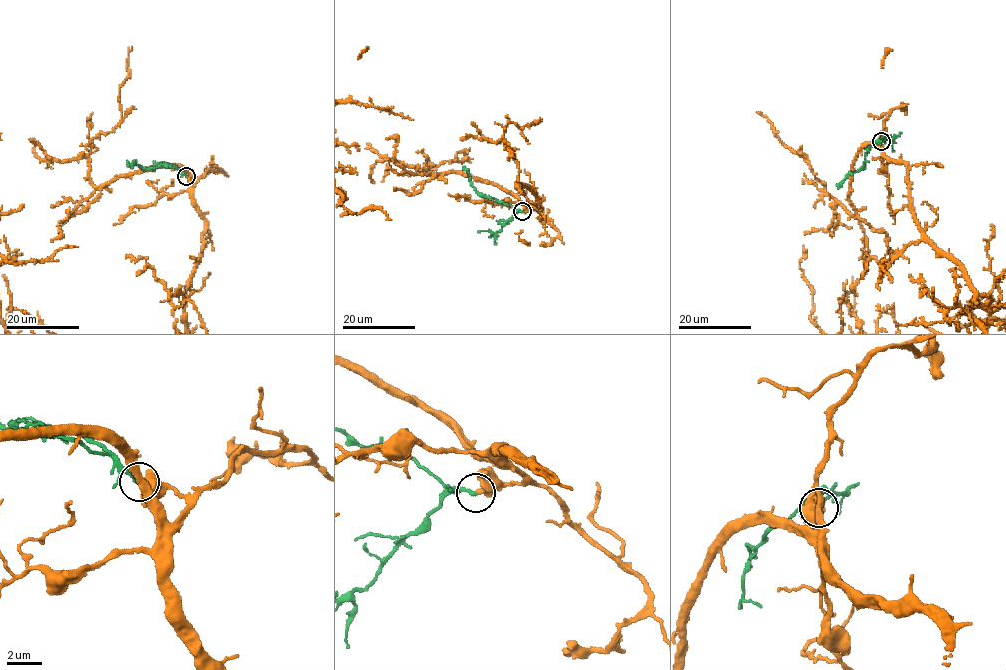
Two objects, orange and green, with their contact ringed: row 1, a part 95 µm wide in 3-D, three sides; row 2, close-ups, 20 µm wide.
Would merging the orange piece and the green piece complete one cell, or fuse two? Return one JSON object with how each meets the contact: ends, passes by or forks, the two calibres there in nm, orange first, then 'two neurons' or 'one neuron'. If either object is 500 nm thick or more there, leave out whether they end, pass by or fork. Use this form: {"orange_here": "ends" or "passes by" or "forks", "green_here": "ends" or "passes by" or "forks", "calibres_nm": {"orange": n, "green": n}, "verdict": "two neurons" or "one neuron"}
{"orange_here": "passes by", "green_here": "ends", "calibres_nm": {"orange": 400, "green": 200}, "verdict": "one neuron"}

